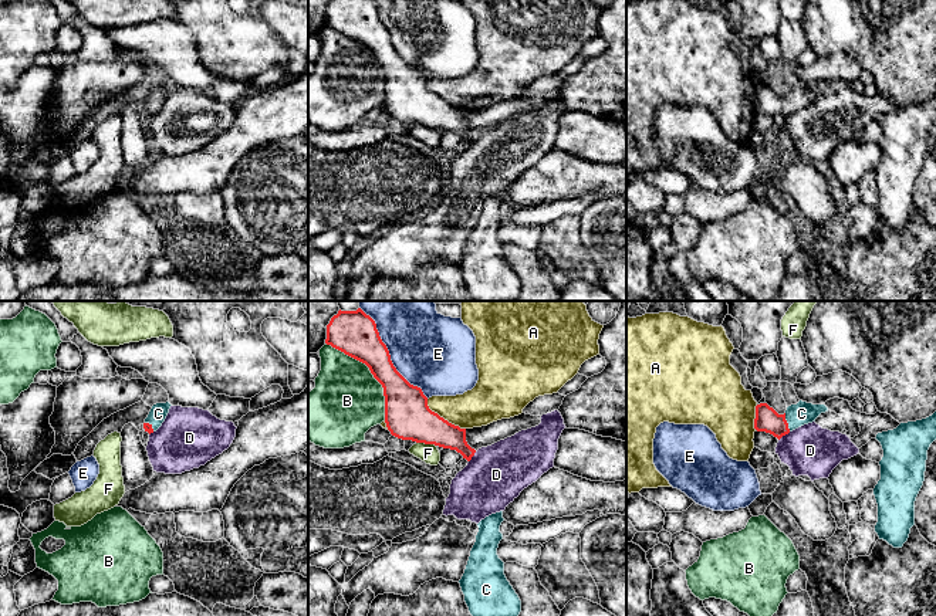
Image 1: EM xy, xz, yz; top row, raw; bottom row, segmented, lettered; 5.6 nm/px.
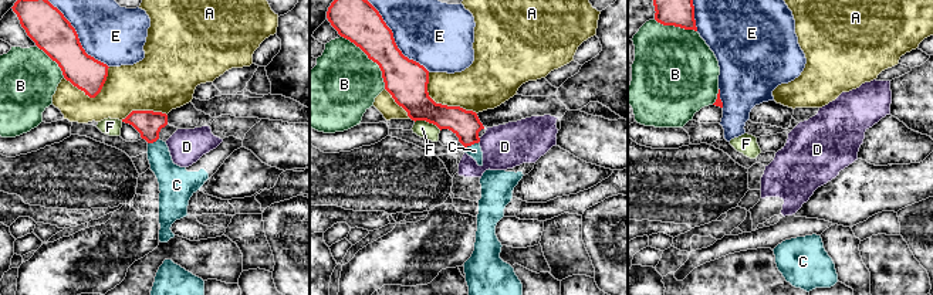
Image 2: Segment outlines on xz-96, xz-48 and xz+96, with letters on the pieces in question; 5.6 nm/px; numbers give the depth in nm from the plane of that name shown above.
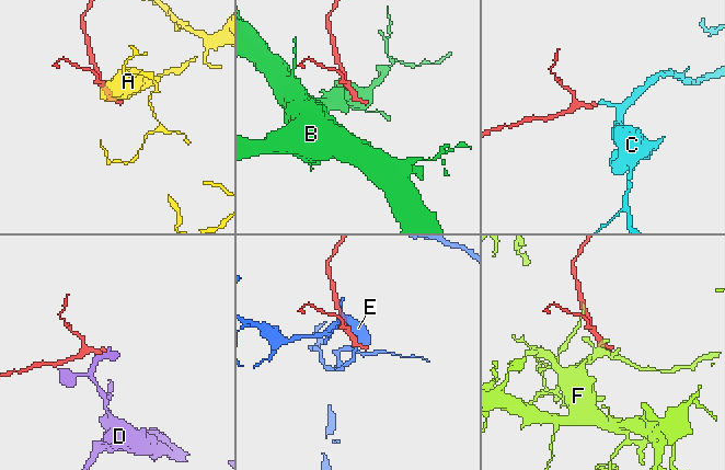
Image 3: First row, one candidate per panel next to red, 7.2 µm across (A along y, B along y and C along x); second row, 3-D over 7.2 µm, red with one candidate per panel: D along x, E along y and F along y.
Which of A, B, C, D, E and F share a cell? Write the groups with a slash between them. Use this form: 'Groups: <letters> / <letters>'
Groups: A / B / C / D / E / F

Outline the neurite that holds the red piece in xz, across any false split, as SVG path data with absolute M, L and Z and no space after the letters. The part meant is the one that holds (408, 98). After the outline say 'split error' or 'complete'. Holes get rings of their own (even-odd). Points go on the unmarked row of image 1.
M331 0L325 26L365 45L382 67L385 105L392 118L456 132L472 142L476 132L466 123L466 111L432 94L422 71L396 53L372 0Z; complete

